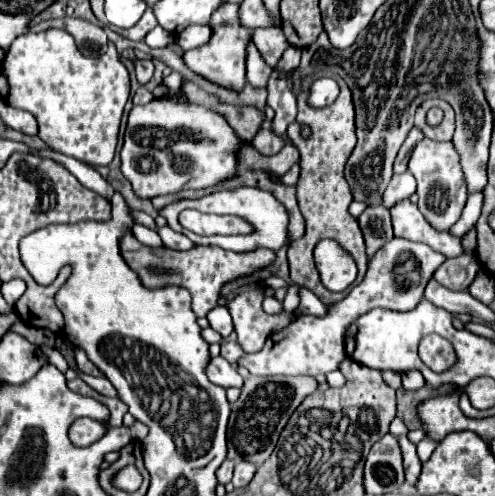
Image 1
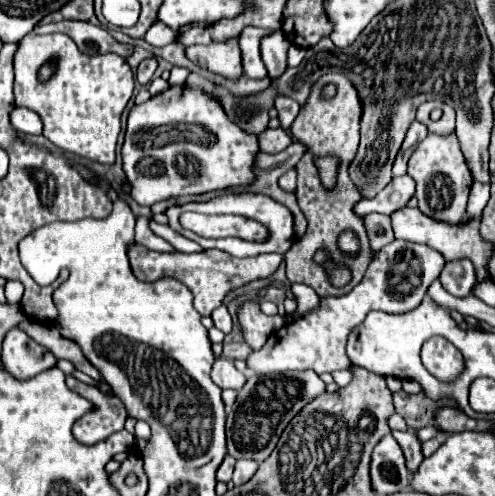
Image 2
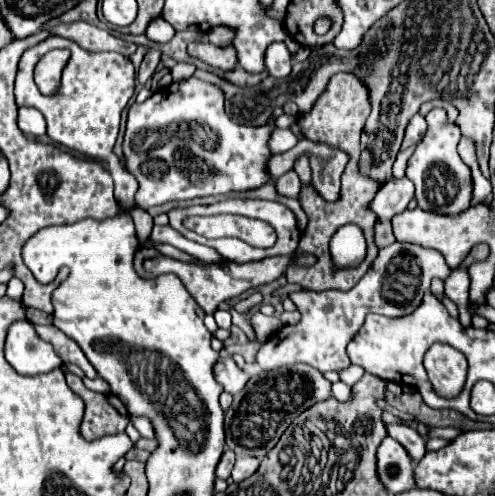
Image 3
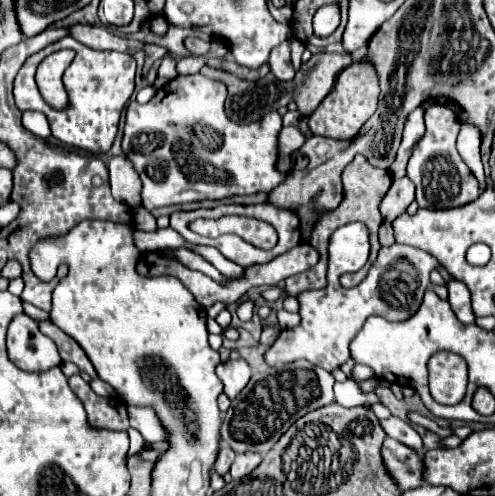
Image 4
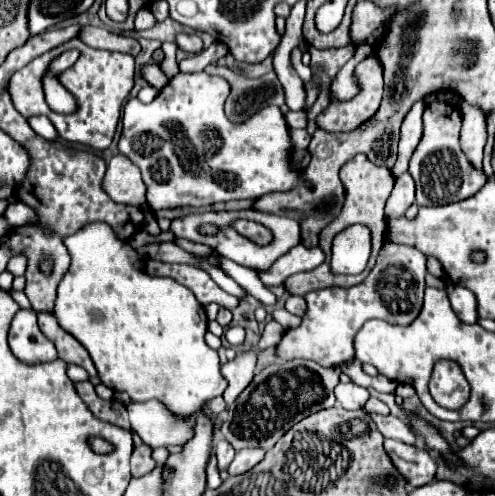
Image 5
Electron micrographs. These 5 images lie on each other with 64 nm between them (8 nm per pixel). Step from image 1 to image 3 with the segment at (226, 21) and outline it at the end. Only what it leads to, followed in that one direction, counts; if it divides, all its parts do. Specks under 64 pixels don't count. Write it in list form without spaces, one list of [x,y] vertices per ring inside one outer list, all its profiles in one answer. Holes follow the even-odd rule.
[[[190,42],[188,44],[188,54],[194,58],[204,60],[206,64],[220,68],[220,70],[232,70],[236,66],[236,52],[232,46],[214,46],[210,42]]]

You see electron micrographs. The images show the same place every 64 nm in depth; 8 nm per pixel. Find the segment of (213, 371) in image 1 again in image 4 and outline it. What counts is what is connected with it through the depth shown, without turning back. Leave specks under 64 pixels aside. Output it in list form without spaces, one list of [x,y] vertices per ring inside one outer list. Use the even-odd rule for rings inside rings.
[[[238,358],[238,360],[228,360],[224,364],[218,364],[216,374],[224,384],[224,394],[230,400],[234,400],[238,396],[238,392],[248,384],[252,370],[244,358]]]

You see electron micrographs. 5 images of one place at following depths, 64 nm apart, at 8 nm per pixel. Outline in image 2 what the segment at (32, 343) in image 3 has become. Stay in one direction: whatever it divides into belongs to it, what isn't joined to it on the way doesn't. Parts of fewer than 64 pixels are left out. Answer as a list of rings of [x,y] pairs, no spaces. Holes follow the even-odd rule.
[[[12,328],[6,338],[4,338],[4,348],[2,348],[2,362],[12,376],[18,380],[32,378],[52,366],[56,366],[56,356],[34,342],[24,330]]]

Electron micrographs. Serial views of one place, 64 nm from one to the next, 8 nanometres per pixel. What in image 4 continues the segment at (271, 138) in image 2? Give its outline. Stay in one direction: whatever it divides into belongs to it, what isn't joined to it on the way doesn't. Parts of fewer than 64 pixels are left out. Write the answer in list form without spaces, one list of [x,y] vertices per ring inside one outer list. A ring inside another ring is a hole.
[[[296,126],[282,128],[280,132],[280,154],[292,154],[306,142],[306,136]]]

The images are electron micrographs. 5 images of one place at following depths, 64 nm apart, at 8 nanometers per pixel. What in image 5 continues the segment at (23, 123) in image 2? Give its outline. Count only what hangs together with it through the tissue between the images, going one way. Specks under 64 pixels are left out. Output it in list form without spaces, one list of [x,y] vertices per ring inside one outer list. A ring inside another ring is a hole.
[[[34,116],[28,122],[30,122],[30,126],[34,128],[36,134],[46,136],[48,140],[58,140],[58,132],[56,132],[56,128],[52,126],[52,122],[46,116]]]

